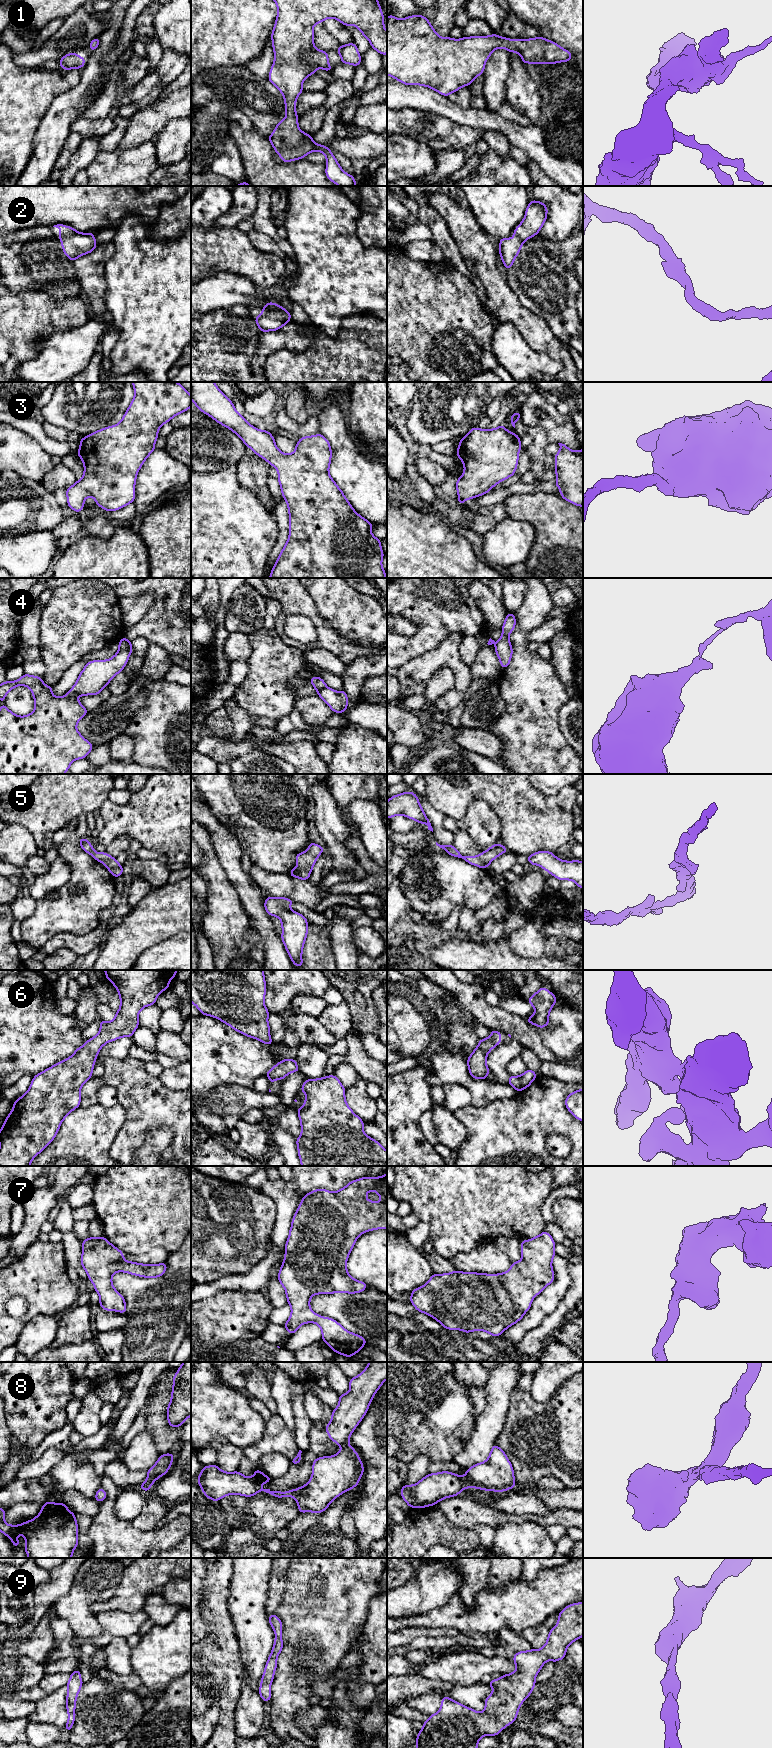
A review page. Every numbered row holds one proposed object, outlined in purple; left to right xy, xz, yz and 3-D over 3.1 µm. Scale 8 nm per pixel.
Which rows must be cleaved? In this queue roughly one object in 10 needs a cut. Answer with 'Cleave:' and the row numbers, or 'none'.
Cleave: 4, 8

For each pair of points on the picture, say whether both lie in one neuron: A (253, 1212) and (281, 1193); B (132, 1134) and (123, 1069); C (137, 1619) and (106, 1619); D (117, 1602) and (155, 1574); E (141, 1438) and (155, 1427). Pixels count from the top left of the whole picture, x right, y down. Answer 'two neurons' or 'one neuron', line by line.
A: two neurons
B: one neuron
C: one neuron
D: one neuron
E: two neurons

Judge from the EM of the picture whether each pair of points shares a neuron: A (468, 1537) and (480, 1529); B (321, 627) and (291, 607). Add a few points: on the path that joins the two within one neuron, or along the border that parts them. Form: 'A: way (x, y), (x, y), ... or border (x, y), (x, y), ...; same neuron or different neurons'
A: border (472, 1529), (477, 1534), (481, 1544); different neurons
B: way (316, 619), (304, 607), (299, 607); same neuron

